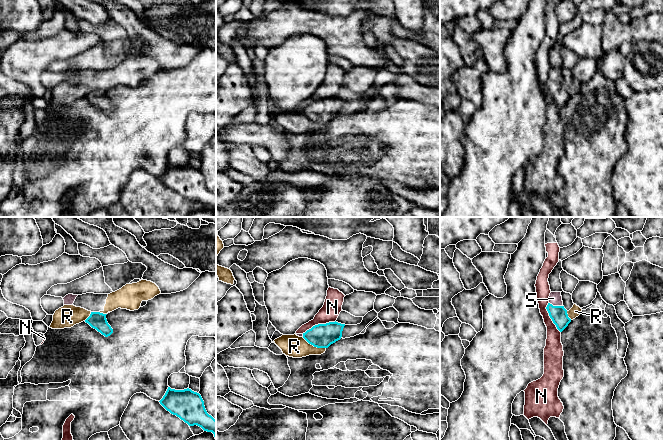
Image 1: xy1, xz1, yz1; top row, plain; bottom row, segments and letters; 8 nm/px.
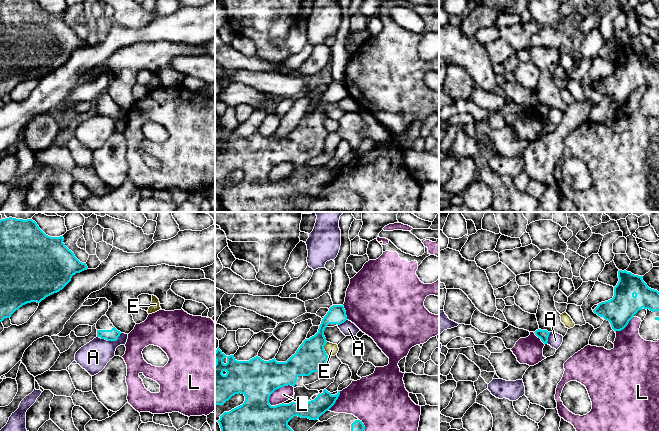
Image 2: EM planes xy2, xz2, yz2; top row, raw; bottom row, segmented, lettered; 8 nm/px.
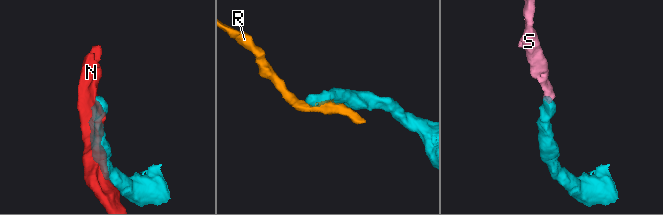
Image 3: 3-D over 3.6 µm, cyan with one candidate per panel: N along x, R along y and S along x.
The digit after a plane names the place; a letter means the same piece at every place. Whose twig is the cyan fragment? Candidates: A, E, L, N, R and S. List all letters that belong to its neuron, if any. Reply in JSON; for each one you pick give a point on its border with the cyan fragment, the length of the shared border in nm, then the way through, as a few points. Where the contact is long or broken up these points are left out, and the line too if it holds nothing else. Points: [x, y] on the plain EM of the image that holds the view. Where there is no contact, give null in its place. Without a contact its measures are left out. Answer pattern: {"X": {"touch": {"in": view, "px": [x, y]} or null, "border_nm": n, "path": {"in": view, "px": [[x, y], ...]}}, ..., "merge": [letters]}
{"S": {"touch": {"in": "yz1", "px": [556, 82]}, "border_nm": 120, "path": {"in": "yz1", "px": [[558, 90], [556, 82], [555, 74]]}}, "merge": ["S"]}

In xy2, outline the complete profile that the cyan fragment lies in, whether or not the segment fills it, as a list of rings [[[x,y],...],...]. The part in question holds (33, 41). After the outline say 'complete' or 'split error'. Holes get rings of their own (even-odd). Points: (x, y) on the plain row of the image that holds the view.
[[[0,0],[0,98],[27,79],[40,79],[46,73],[62,66],[73,51],[87,46],[63,19],[63,12],[50,13],[37,0]]]; complete

